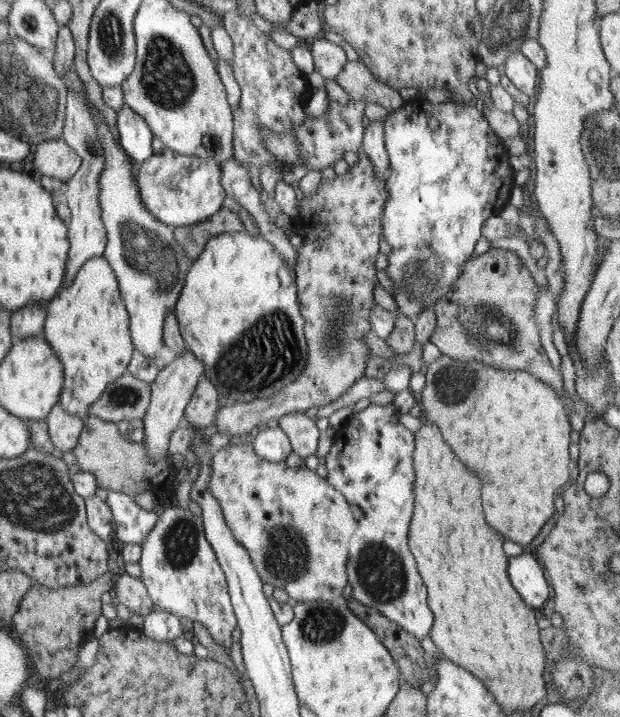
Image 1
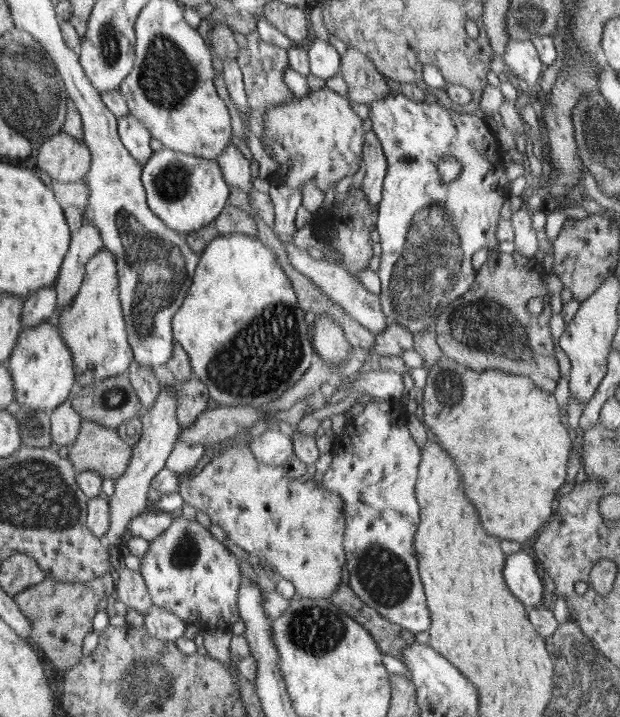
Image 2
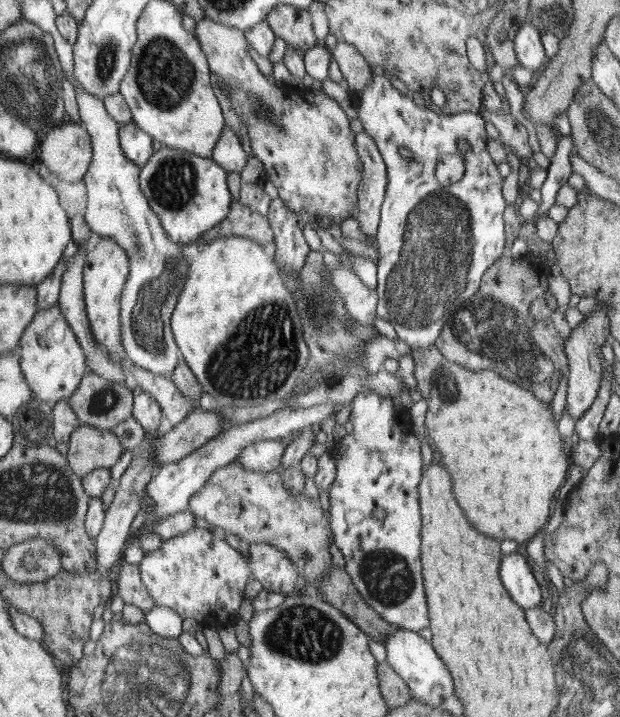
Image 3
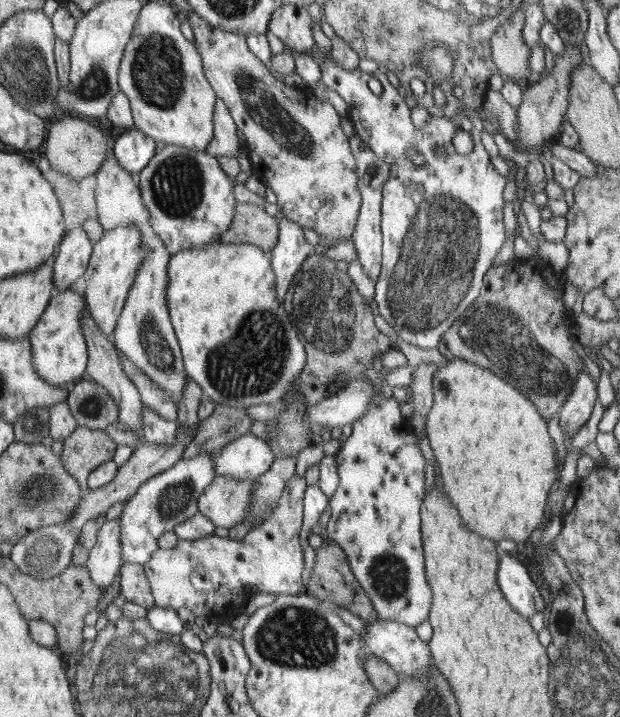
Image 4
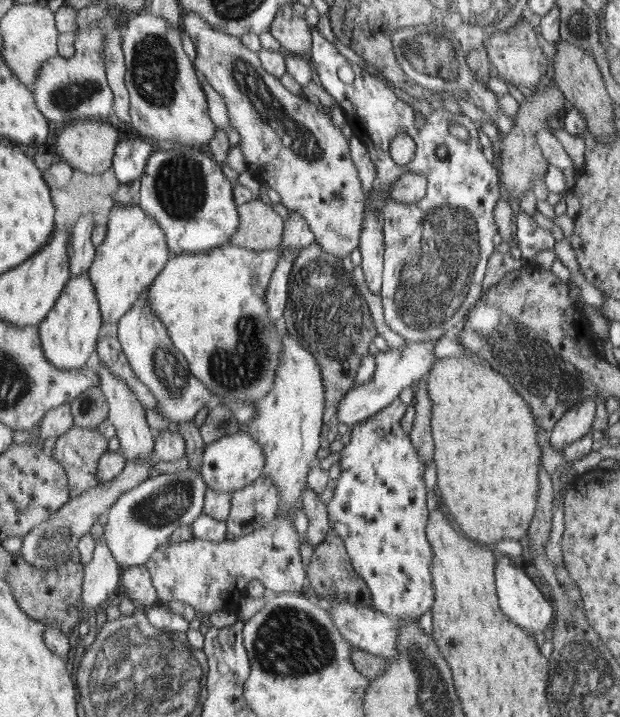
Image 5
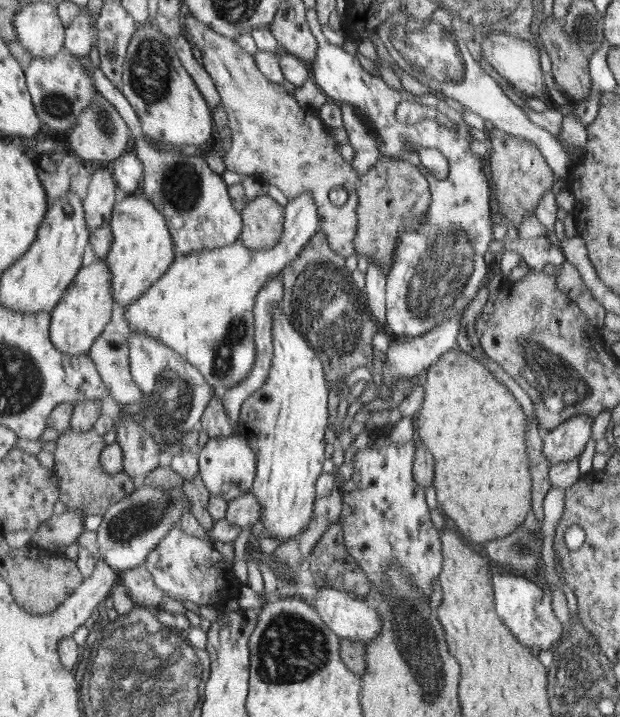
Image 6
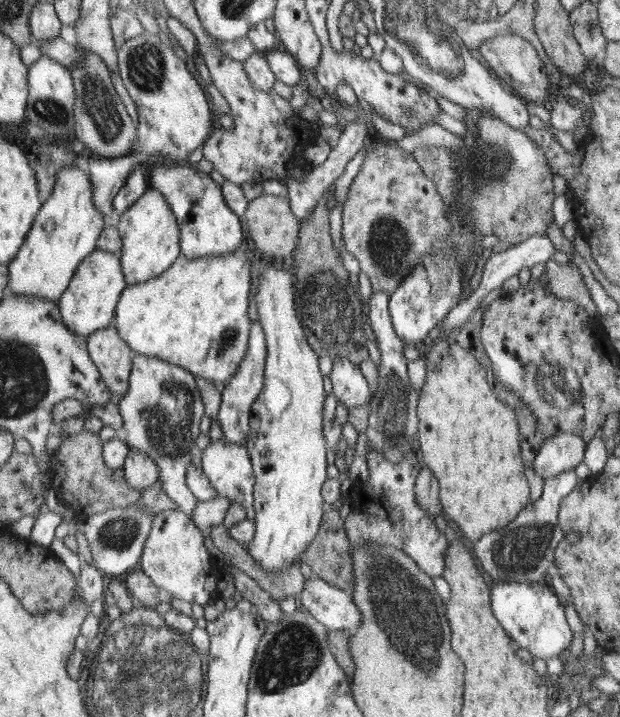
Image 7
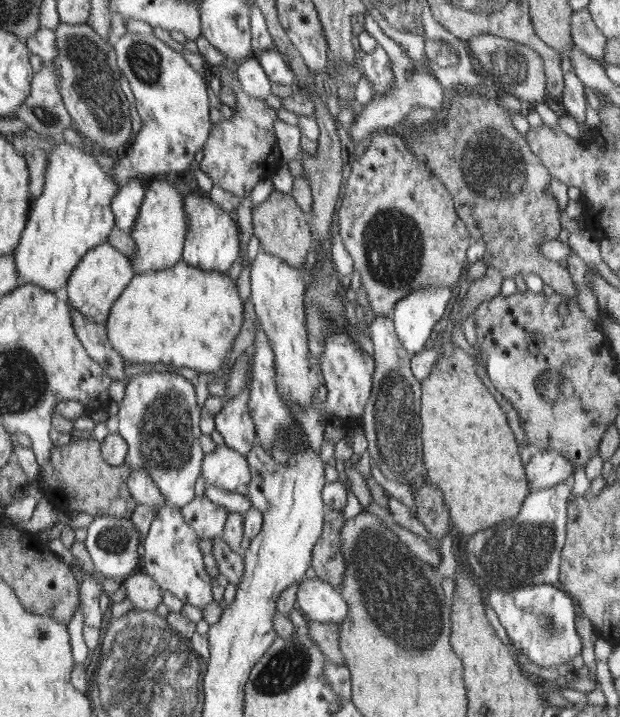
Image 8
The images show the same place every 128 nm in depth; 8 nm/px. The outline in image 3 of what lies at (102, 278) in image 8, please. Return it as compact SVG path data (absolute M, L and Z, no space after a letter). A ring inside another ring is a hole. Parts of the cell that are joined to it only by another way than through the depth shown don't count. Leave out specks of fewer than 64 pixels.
M58 302L48 310L38 311L31 325L23 332L18 352L23 375L33 390L33 398L50 405L60 400L68 400L88 372L83 345L79 343L75 331L60 312Z

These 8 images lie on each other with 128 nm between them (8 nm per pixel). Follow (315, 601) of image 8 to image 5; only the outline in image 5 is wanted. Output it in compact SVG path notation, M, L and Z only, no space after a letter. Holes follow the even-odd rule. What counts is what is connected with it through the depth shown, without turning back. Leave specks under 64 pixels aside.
M346 601L330 602L329 611L339 631L350 641L352 646L356 646L387 661L398 660L396 648L399 633L398 619L389 617L374 606L365 607Z

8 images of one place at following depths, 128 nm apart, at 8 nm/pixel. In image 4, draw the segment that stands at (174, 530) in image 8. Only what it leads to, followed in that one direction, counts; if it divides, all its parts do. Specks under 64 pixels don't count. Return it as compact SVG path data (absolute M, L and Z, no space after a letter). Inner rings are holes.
M295 474L288 479L282 498L279 499L273 513L263 526L254 527L239 540L210 534L198 540L178 540L174 547L154 551L151 559L144 565L157 606L176 610L189 608L196 617L227 622L239 612L240 606L247 596L244 590L250 590L248 586L256 586L257 591L276 595L300 594L302 570L304 570L304 552L300 556L300 524L302 524L304 490L306 490L304 478Z

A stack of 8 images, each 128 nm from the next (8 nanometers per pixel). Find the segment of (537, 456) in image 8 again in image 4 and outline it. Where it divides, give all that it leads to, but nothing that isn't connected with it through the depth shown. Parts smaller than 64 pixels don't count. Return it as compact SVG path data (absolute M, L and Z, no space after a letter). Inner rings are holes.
M586 366L577 375L576 384L560 408L559 425L564 435L574 436L589 421L599 396Z

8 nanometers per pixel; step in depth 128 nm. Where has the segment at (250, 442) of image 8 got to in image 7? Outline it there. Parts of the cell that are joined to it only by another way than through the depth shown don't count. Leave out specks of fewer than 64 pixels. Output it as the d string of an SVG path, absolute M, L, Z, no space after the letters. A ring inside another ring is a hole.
M260 320L252 322L249 348L234 376L226 382L221 391L221 405L217 414L217 422L221 427L224 439L234 444L246 444L251 432L251 406L259 398L266 382L267 339Z

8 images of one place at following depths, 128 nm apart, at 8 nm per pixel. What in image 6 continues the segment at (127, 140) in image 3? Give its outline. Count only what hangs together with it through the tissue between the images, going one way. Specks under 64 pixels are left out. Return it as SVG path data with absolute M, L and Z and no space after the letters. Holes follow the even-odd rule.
M128 149L112 164L113 177L116 184L124 192L124 196L134 195L134 192L142 187L143 161L138 157L135 149Z

